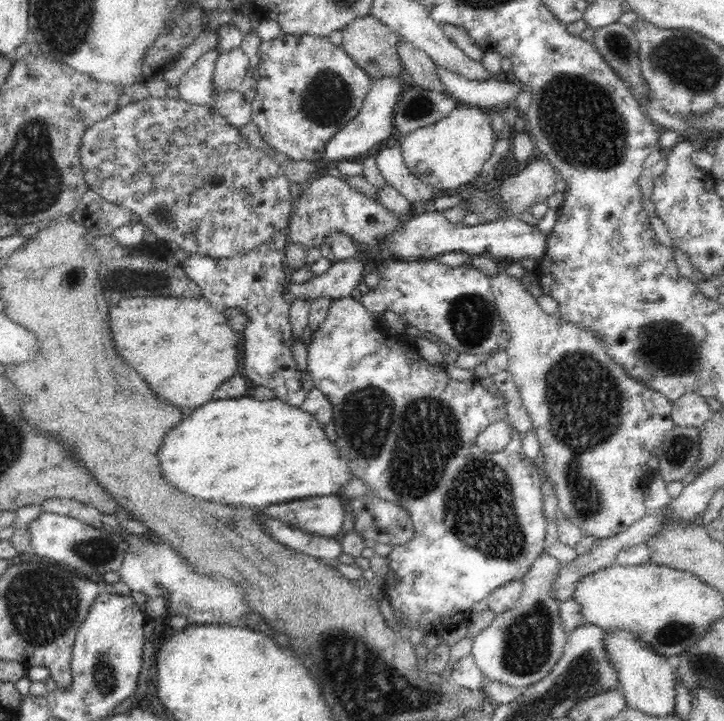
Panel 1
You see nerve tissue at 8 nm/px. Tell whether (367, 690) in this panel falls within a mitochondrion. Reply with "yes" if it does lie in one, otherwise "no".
yes

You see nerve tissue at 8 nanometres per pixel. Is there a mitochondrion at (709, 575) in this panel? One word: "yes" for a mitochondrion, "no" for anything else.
no

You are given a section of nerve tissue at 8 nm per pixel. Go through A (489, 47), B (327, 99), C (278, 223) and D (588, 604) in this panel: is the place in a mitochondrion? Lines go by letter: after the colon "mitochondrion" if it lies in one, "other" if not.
A: other
B: mitochondrion
C: other
D: other

